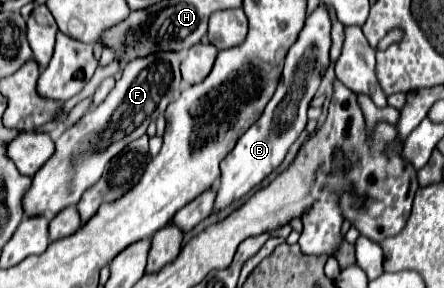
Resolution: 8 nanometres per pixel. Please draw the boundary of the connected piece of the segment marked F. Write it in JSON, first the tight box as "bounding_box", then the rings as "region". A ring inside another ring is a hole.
{"bounding_box":[22,53,180,219],"region":[[[158,53],[130,61],[106,101],[86,113],[76,125],[58,137],[54,155],[36,171],[30,189],[22,197],[24,217],[44,215],[52,219],[62,209],[76,205],[82,193],[100,179],[106,163],[116,157],[130,141],[144,135],[148,123],[156,121],[168,103],[178,97],[180,81],[178,53]]]}

